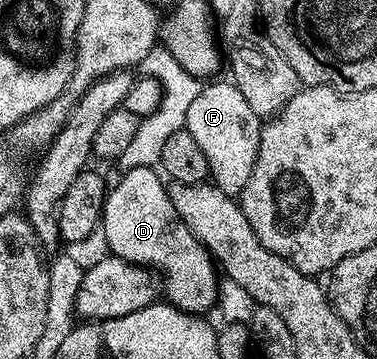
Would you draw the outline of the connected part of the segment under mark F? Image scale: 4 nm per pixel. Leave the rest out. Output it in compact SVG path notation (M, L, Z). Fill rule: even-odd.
M210 80L201 87L196 100L188 107L187 120L185 129L192 132L192 136L196 139L196 144L200 144L200 148L204 152L204 157L208 160L208 168L210 169L210 178L213 185L219 186L222 191L231 196L241 195L244 184L248 184L248 176L252 176L252 168L256 164L256 156L260 148L260 136L262 135L263 119L258 117L256 112L252 110L244 95L240 92L240 88L234 85L233 81L214 82L218 80Z

